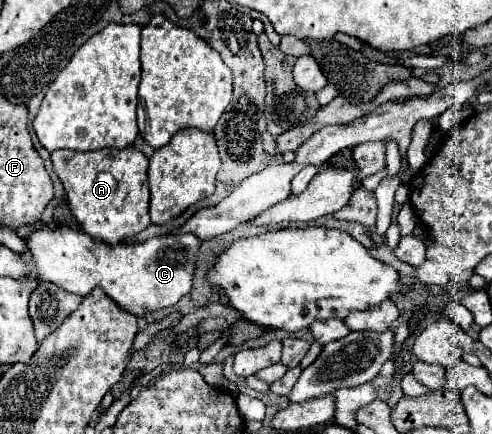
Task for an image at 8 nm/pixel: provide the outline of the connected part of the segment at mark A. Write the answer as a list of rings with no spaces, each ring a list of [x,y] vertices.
[[[134,146],[124,150],[108,148],[94,152],[54,150],[52,166],[66,190],[74,218],[94,240],[118,246],[150,226],[150,188],[146,176],[148,158]]]

